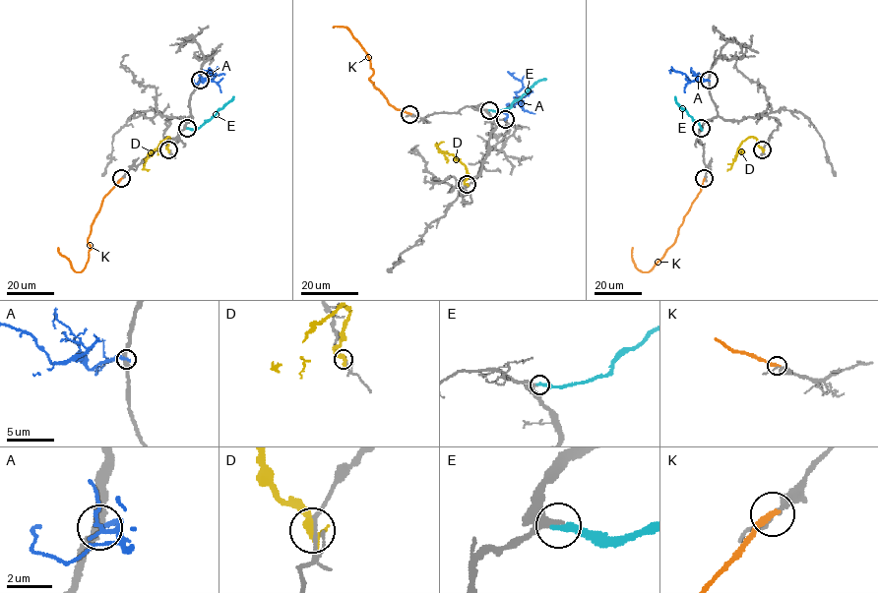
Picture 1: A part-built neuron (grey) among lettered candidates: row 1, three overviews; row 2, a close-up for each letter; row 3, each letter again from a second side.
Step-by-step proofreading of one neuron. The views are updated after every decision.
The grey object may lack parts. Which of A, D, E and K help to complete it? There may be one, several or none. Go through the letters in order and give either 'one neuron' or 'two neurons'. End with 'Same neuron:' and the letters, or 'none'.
A: two neurons
D: two neurons
E: one neuron
K: two neurons
Same neuron: E

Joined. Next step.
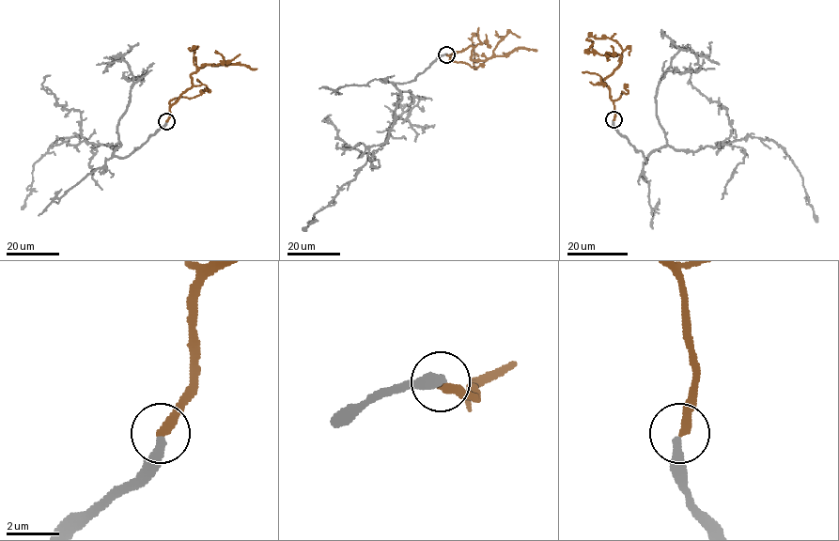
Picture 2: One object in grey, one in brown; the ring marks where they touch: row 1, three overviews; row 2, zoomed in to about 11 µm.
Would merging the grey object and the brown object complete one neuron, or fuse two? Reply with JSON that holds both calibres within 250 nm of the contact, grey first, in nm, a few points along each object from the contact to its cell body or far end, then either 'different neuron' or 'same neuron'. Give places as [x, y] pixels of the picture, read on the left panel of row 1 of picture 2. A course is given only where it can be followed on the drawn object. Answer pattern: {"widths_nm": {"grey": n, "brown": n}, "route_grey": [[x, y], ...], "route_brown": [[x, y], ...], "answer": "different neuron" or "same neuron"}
{"widths_nm": {"grey": 360, "brown": 360}, "route_grey": [[166, 121], [124, 157], [114, 155], [120, 144], [112, 148], [78, 135], [58, 138], [33, 166], [23, 209]], "route_brown": [[166, 121], [170, 106], [191, 86], [191, 75], [199, 69], [206, 65], [236, 64], [256, 69]], "answer": "different neuron"}

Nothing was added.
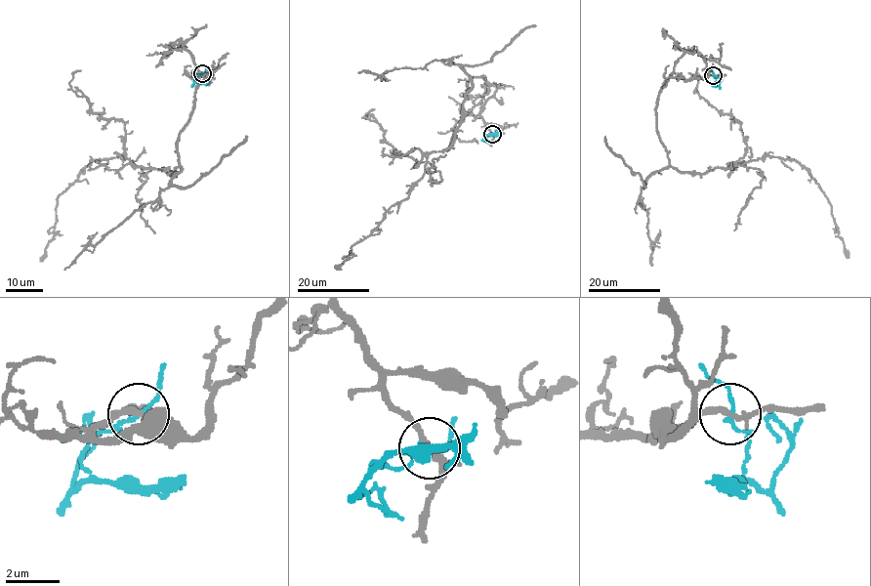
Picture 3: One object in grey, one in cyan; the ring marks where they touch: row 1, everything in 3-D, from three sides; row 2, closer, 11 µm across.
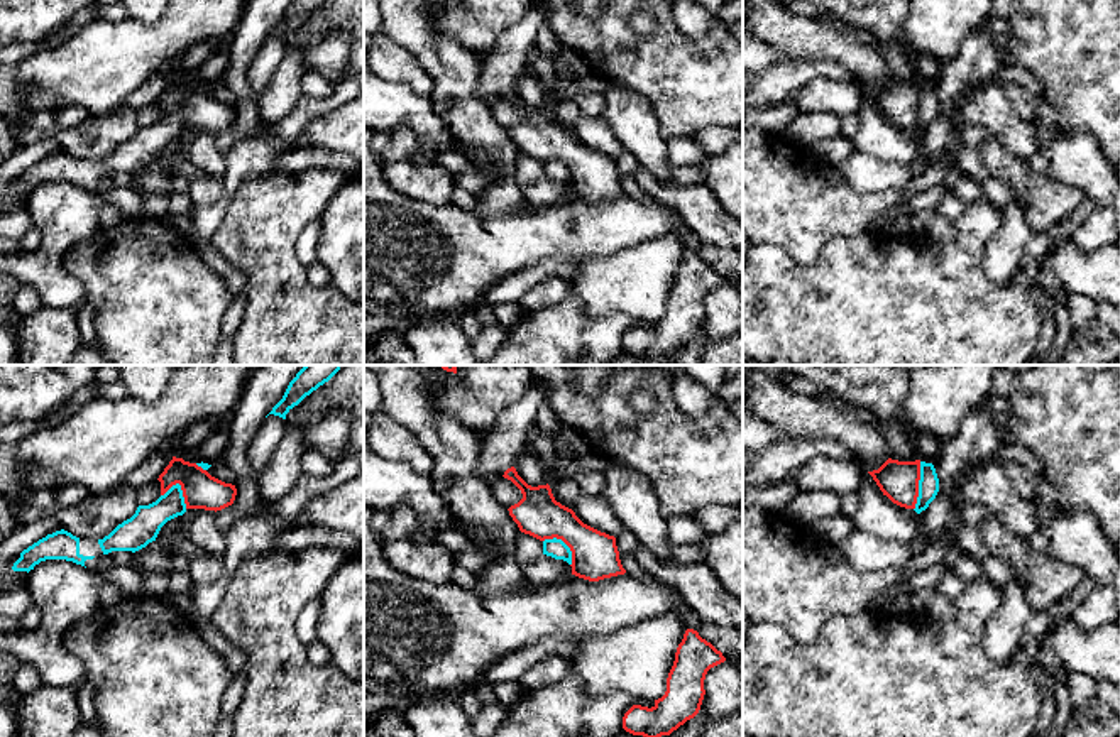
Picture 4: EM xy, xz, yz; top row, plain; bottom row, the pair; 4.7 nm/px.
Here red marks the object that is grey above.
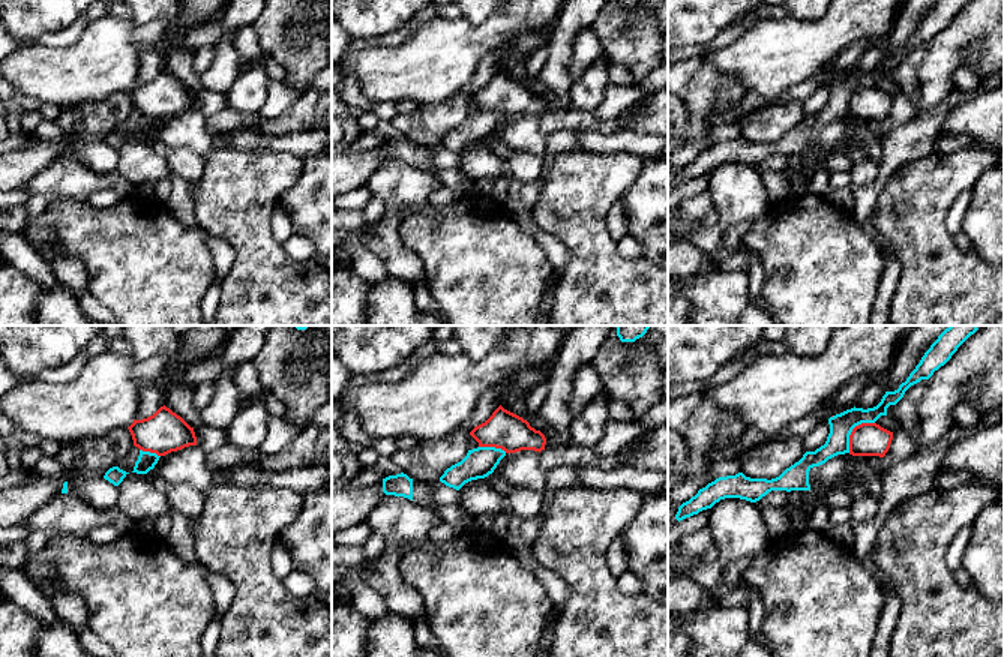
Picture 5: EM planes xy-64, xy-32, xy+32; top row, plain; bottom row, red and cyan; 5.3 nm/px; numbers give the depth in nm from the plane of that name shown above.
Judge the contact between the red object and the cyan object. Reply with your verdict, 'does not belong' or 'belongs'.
does not belong

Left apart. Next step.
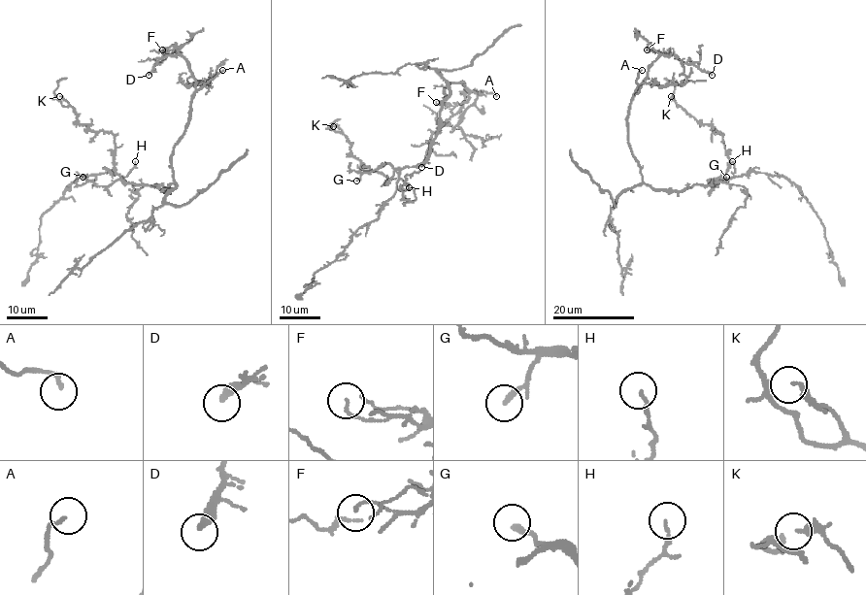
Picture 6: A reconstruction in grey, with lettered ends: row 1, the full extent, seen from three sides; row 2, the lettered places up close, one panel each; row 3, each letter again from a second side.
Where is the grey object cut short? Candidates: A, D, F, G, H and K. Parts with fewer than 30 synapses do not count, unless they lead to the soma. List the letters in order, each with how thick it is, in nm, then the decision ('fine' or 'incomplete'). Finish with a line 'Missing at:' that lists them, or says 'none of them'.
A: 150 nm thick; fine
D: 320 nm thick; incomplete
F: 100 nm thick; fine
G: 240 nm thick; fine
H: 150 nm thick; fine
K: 240 nm thick; fine
Missing at: D

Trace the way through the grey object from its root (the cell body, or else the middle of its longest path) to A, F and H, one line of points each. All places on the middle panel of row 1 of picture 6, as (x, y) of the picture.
A: (432, 143), (448, 84), (461, 82), (471, 90), (496, 96)
F: (432, 143), (447, 98), (445, 87), (461, 82), (468, 91), (468, 99), (455, 114), (453, 106), (436, 102)
H: (432, 143), (430, 155), (423, 162), (400, 171), (397, 188), (405, 190), (409, 187)

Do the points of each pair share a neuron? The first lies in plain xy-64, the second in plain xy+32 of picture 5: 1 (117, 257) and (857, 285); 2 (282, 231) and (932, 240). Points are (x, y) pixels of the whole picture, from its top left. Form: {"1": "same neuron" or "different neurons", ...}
{"1": "same neuron", "2": "different neurons"}

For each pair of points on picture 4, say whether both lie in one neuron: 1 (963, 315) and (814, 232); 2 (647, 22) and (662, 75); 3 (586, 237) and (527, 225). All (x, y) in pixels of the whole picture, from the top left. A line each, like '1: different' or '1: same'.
1: different
2: different
3: same

